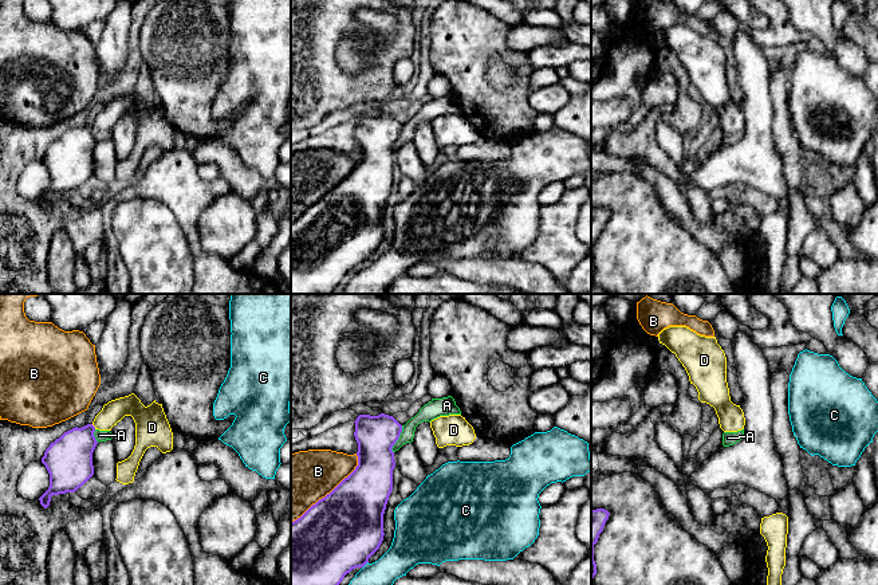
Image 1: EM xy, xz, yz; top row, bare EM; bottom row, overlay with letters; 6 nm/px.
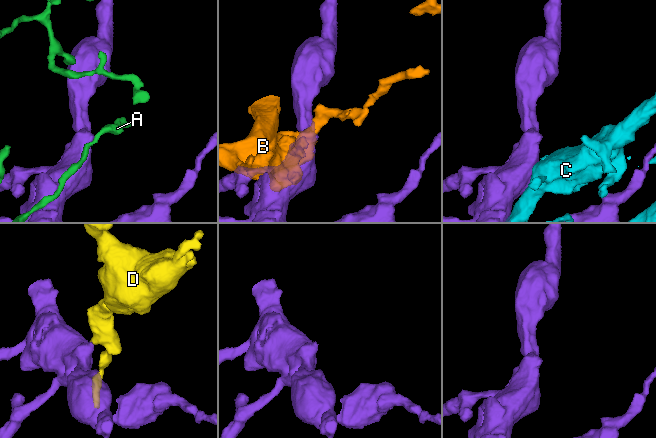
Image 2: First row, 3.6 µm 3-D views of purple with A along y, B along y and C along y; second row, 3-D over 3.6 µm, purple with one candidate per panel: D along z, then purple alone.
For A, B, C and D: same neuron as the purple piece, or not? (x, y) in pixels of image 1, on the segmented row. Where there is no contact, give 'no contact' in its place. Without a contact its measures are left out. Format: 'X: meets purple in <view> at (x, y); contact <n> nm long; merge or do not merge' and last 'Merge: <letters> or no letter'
A: meets purple in xz at (398, 438); contact 180 nm long; do not merge
B: meets purple in xz at (331, 491); contact 550 nm long; do not merge
C: meets purple in xz at (365, 564); contact 60 nm long; do not merge
D: meets purple in xy at (94, 427); contact 40 nm long; merge
Merge: D

